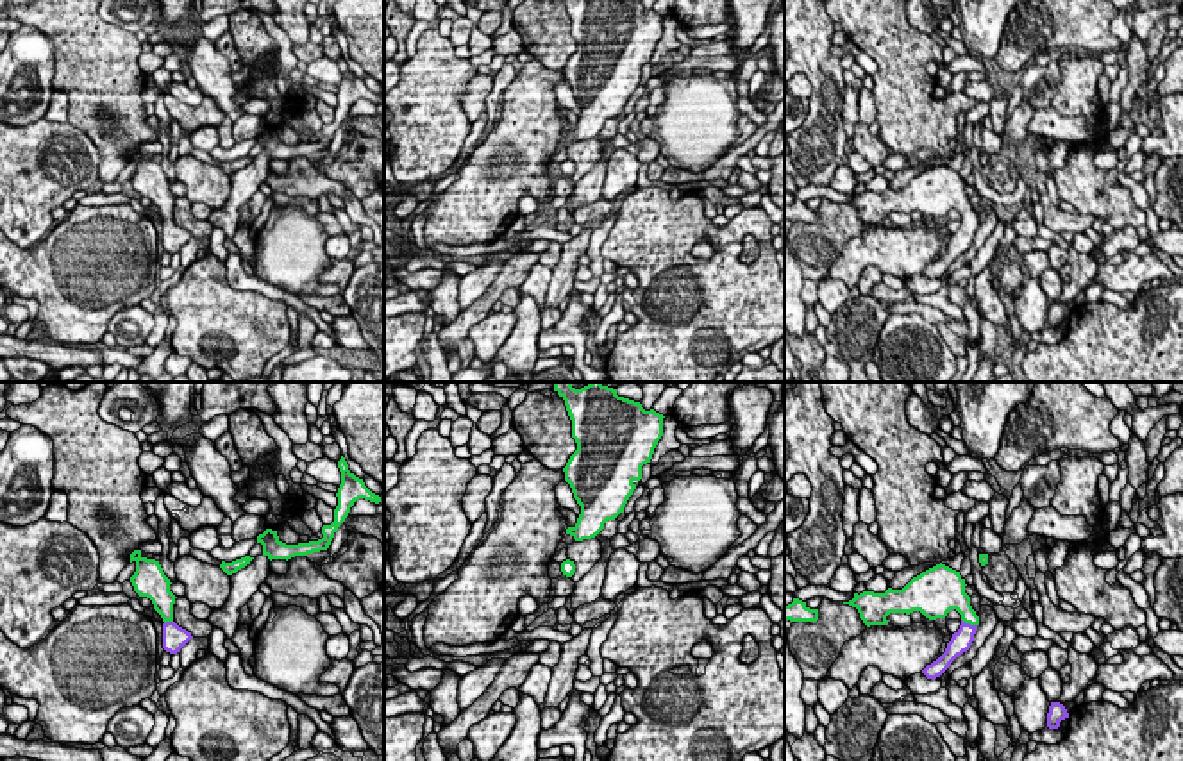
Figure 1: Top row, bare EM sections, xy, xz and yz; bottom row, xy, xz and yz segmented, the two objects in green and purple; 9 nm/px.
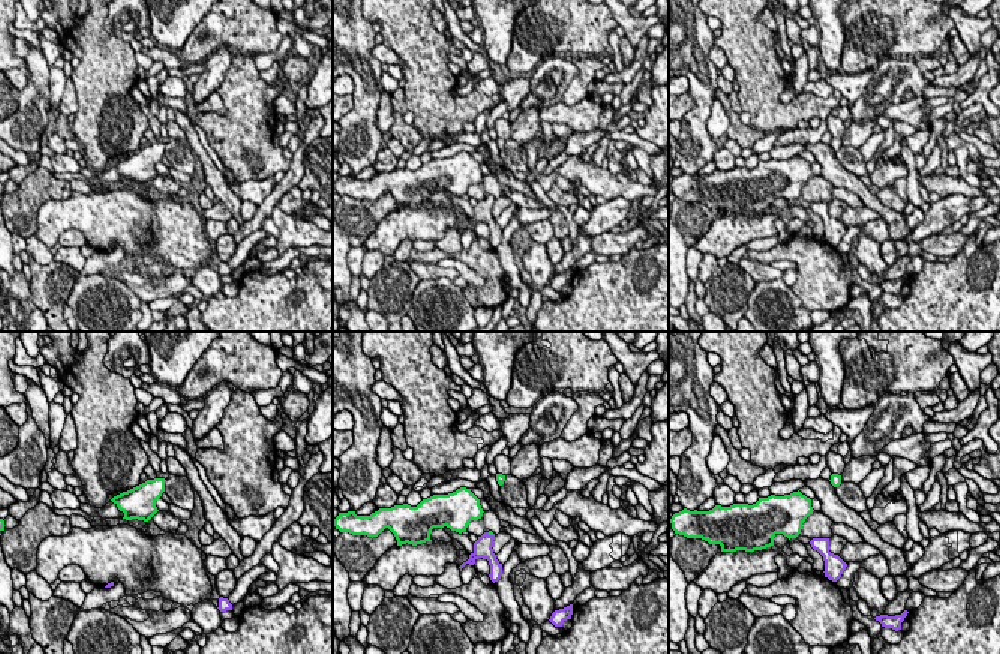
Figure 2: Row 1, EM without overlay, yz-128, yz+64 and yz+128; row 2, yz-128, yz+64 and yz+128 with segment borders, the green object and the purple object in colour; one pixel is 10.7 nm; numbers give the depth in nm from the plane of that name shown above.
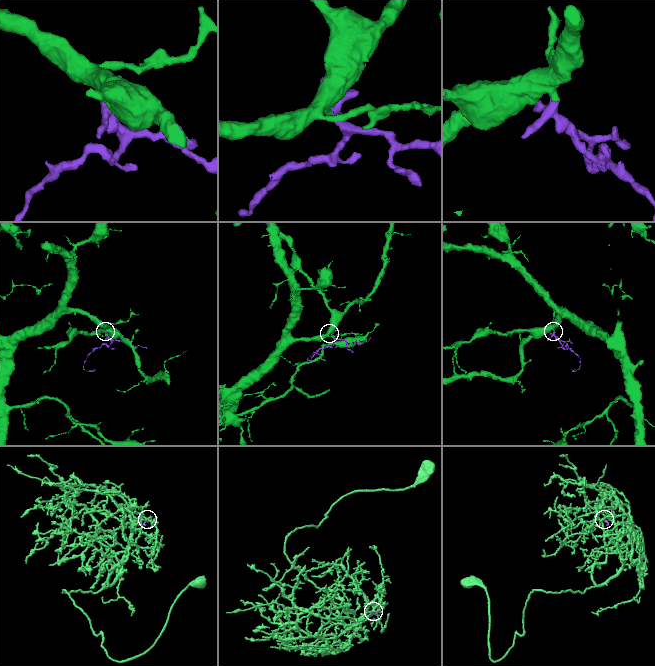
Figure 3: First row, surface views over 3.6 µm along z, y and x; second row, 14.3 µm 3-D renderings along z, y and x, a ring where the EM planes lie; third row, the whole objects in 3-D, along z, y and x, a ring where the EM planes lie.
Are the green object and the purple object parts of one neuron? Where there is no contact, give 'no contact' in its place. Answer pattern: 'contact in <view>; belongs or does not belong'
contact in yz; belongs

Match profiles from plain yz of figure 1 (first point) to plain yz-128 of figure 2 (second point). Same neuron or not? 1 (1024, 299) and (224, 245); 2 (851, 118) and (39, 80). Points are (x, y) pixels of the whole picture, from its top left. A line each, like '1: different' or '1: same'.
1: different
2: different

